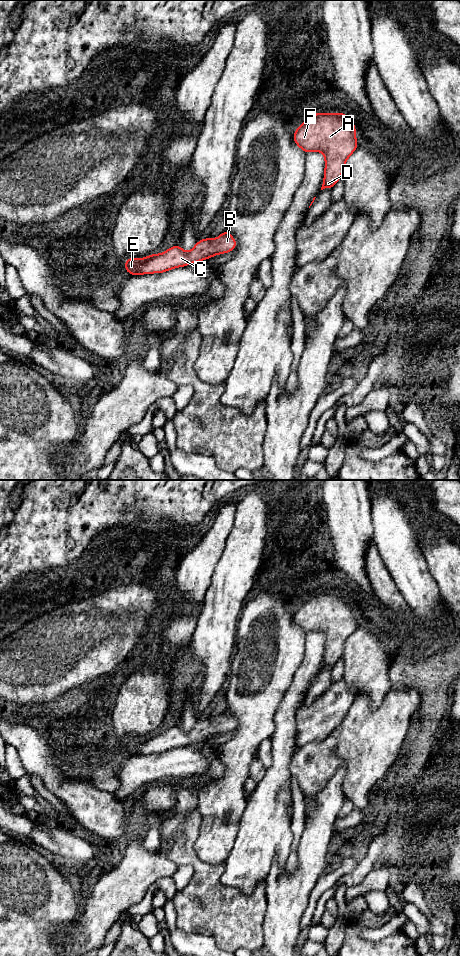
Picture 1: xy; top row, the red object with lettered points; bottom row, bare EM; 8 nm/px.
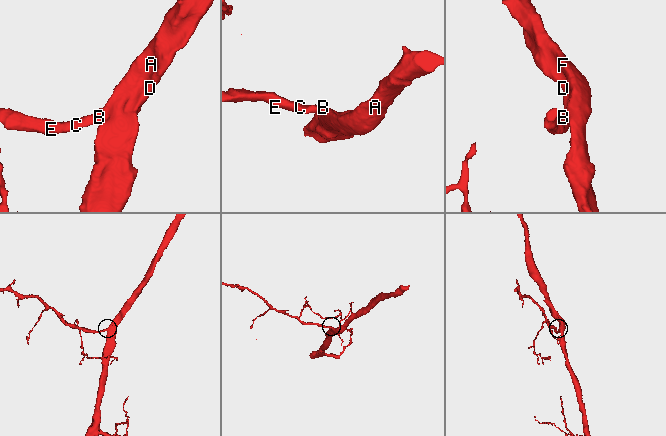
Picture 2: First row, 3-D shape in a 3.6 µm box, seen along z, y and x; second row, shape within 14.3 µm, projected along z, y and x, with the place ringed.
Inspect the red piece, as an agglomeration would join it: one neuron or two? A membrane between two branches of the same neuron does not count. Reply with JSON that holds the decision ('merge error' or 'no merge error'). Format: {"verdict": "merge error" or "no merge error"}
{"verdict": "no merge error"}

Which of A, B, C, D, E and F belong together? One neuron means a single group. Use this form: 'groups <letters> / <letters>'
groups A B C D E F

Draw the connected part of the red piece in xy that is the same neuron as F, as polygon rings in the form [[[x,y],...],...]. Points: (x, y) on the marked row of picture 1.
[[[314,113],[297,127],[294,142],[305,153],[319,151],[325,155],[324,182],[321,190],[332,188],[341,179],[348,157],[358,148],[355,135],[356,126],[345,113]]]

